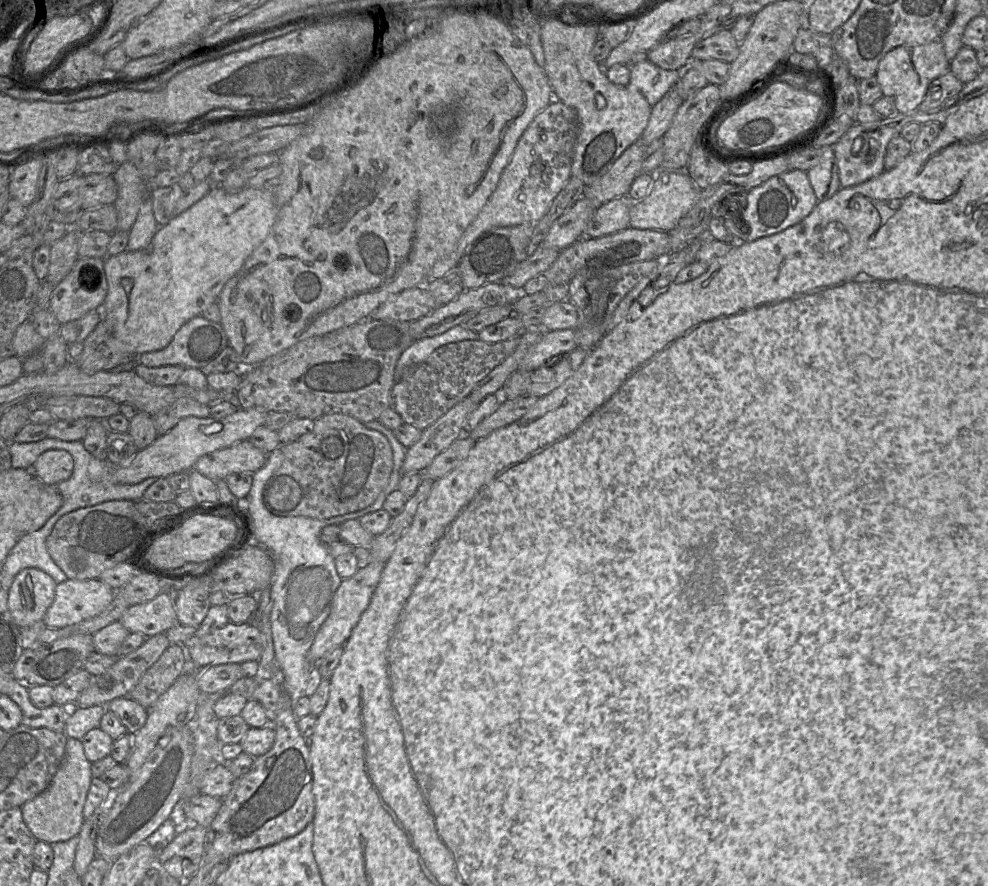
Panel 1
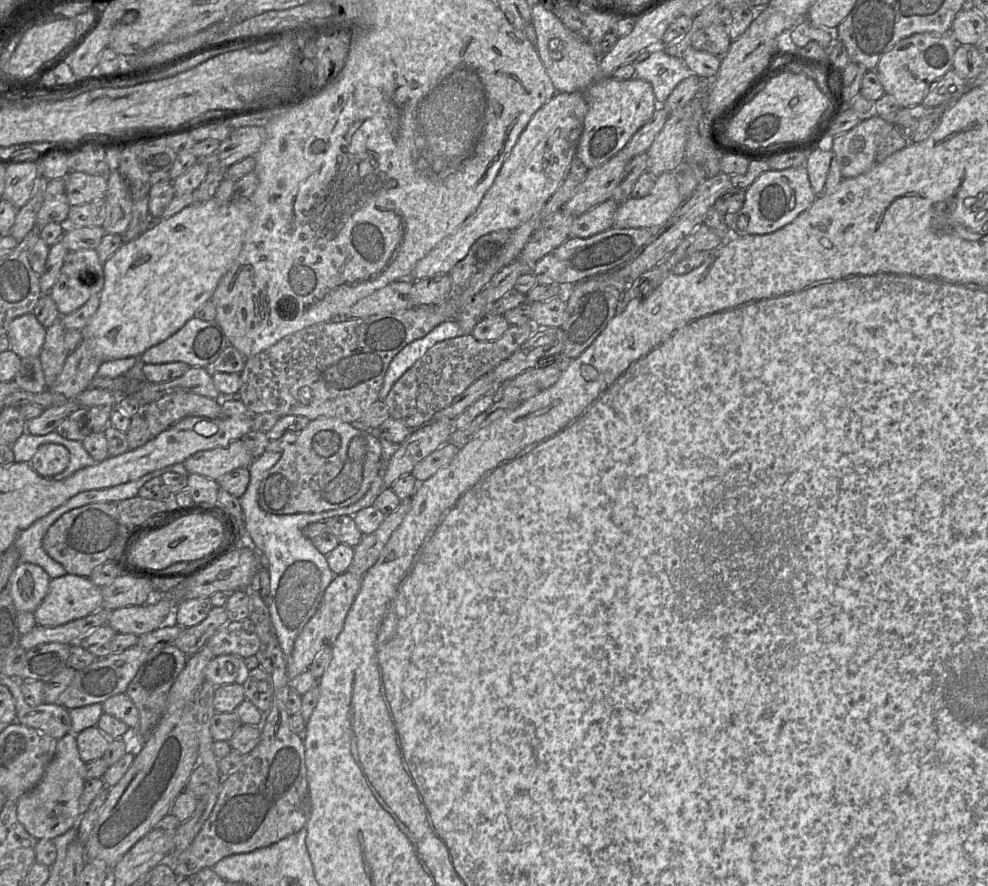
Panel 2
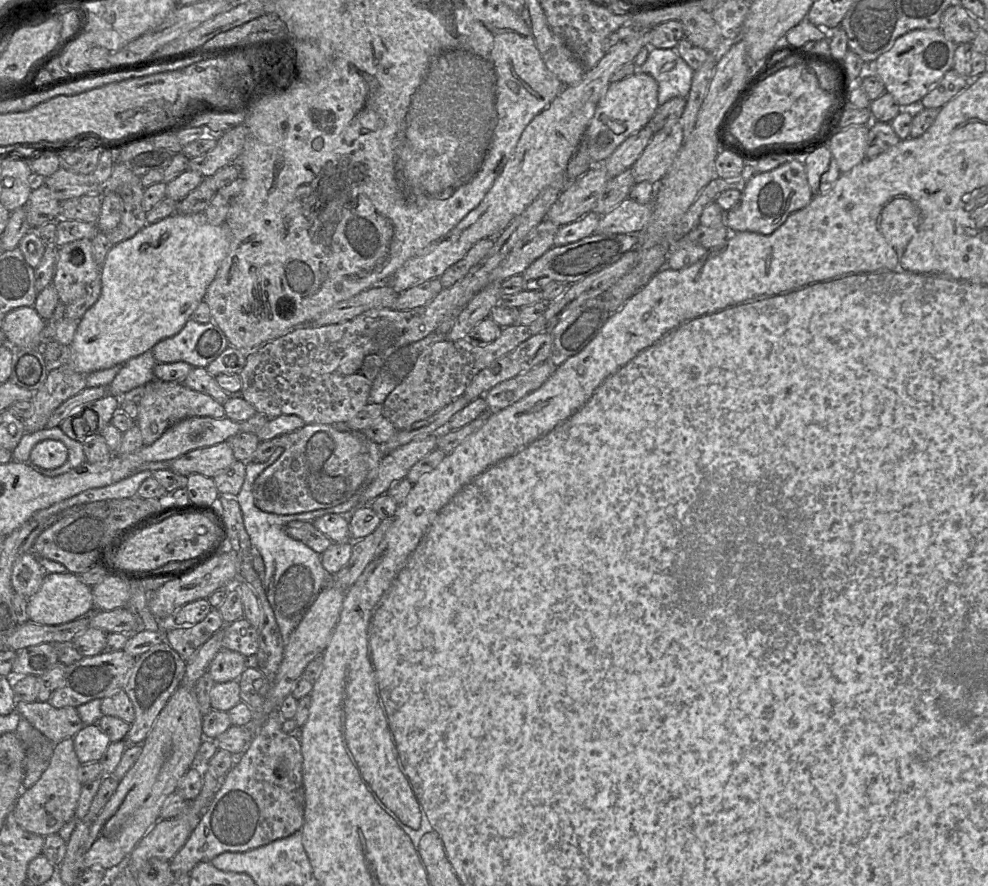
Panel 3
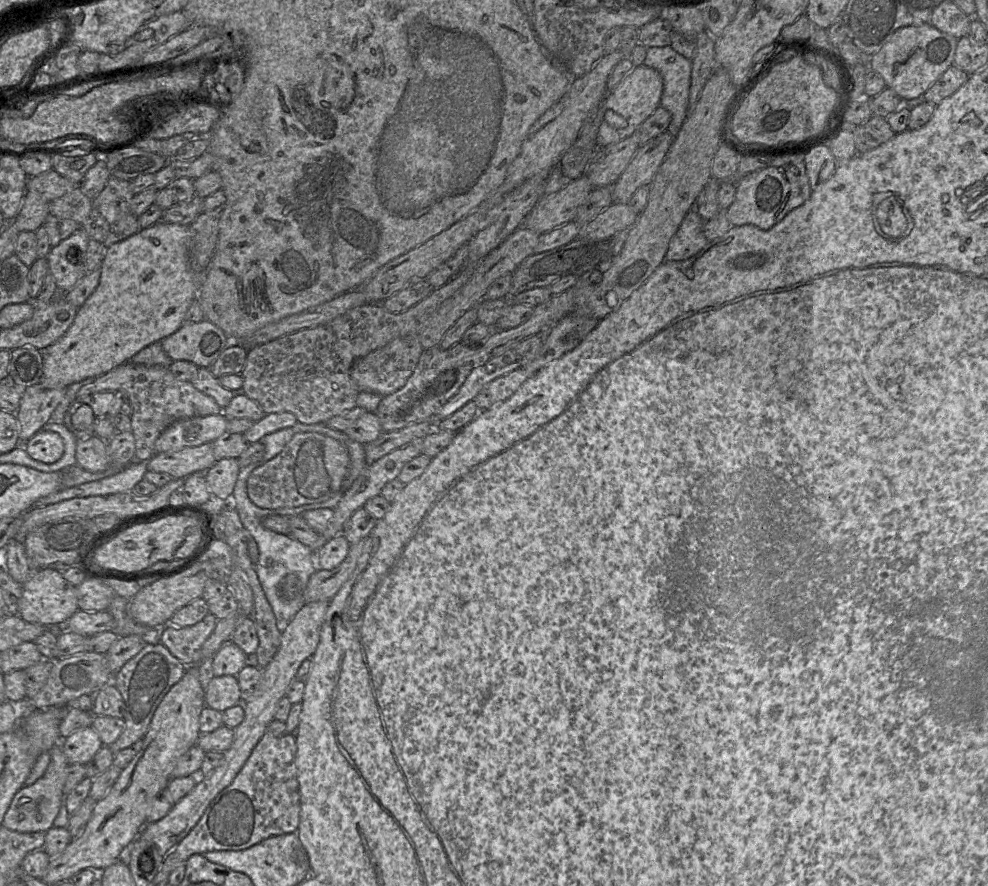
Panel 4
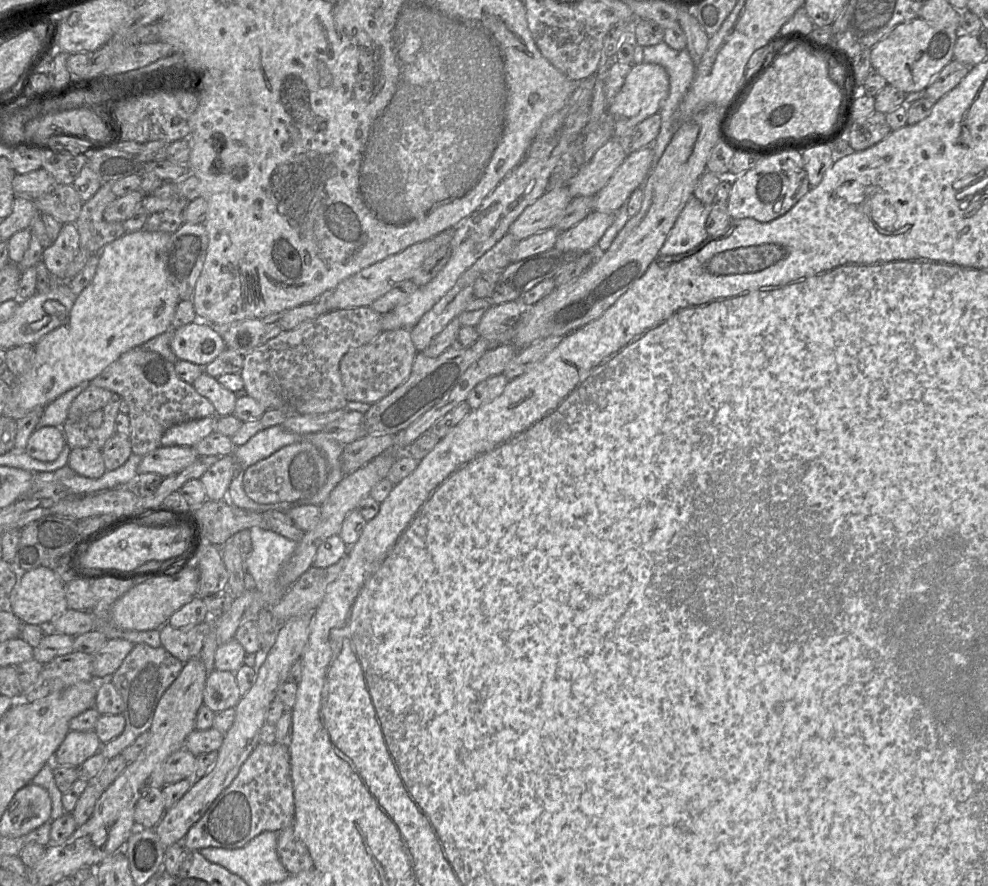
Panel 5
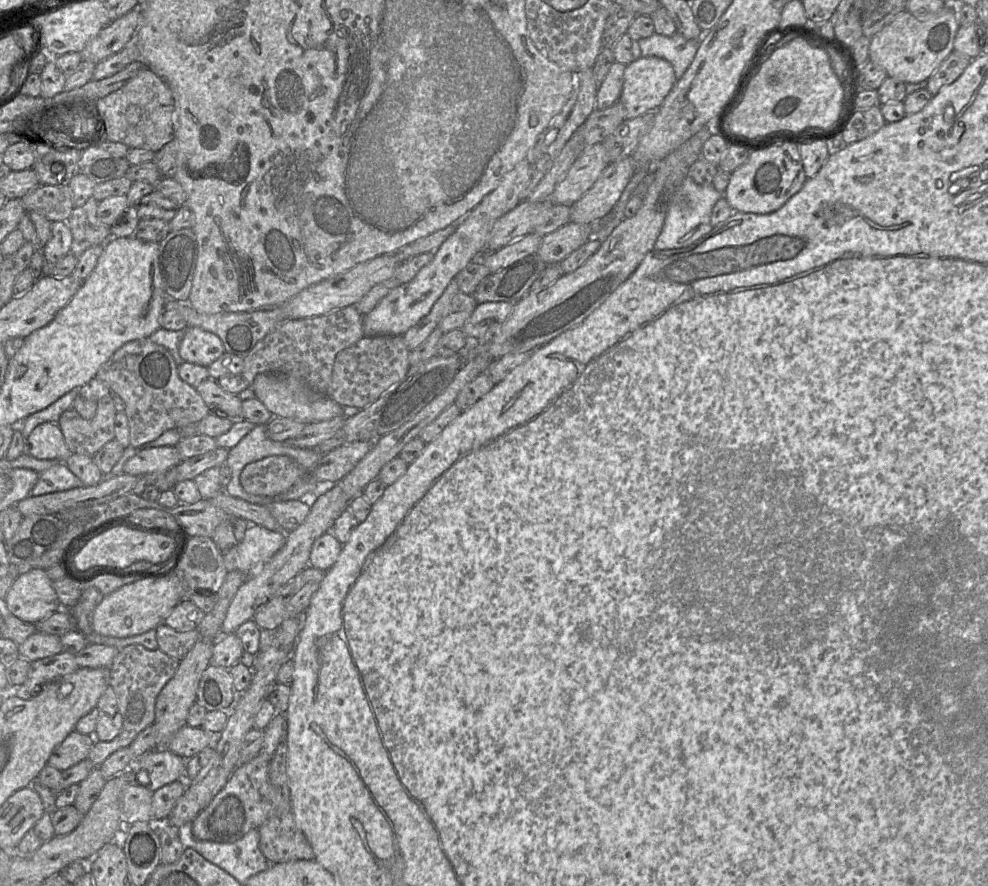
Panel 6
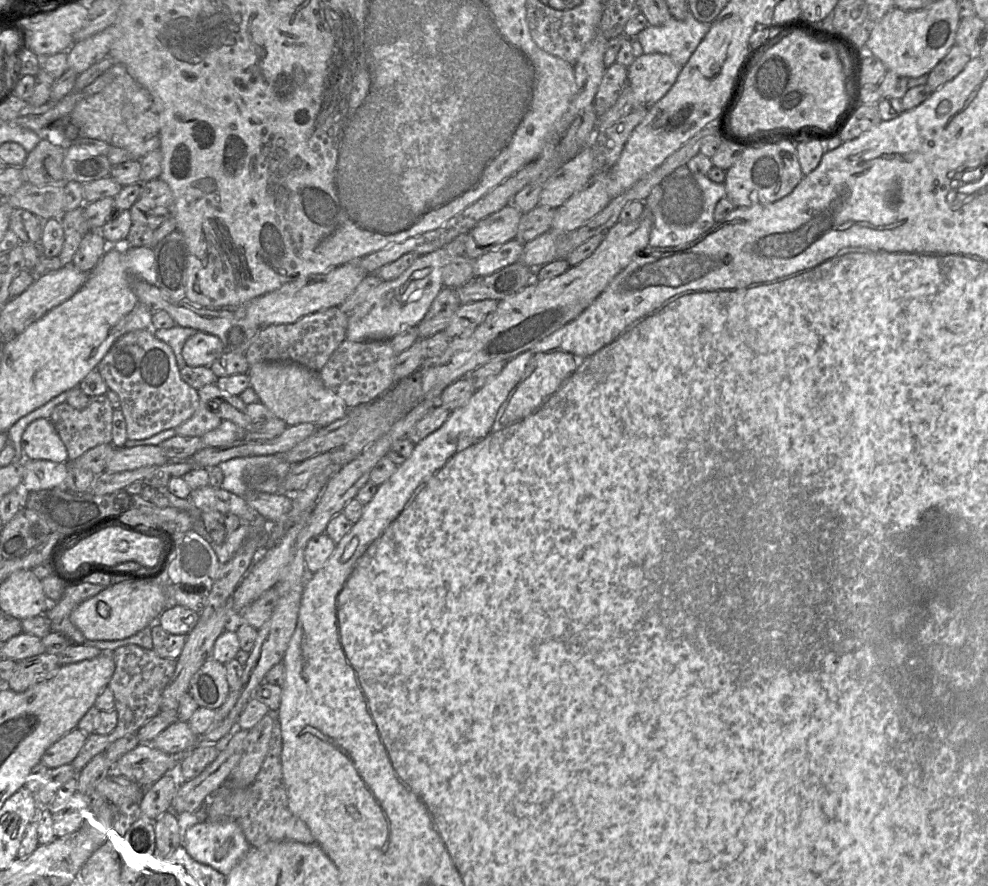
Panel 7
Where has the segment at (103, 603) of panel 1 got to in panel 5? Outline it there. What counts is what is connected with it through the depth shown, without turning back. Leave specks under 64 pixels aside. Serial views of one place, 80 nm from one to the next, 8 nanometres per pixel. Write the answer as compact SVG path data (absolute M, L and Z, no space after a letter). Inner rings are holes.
M38 567L19 575L17 585L7 598L7 607L22 623L49 626L50 623L68 609L65 584L53 569Z

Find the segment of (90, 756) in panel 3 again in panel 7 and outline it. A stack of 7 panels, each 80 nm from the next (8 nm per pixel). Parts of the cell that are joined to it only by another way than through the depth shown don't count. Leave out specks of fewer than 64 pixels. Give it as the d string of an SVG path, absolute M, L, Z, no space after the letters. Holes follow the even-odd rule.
M78 729L72 730L45 751L40 764L50 769L71 765L85 744L87 737L88 735Z

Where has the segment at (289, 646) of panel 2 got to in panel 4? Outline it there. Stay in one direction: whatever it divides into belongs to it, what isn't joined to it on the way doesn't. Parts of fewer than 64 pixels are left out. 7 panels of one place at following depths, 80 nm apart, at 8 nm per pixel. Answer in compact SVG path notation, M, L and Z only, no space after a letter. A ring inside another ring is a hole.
M297 422L292 427L283 428L262 437L259 442L264 445L263 457L259 461L240 469L230 500L231 505L239 514L243 526L249 531L257 543L259 549L259 560L255 565L255 570L266 598L275 615L277 627L281 633L286 629L297 612L306 604L304 591L311 575L317 570L316 552L291 536L266 529L262 525L262 520L268 516L302 516L304 511L315 510L318 508L334 509L341 498L335 497L324 503L305 504L298 507L277 509L260 508L250 500L247 494L246 483L249 475L255 468L278 455L291 438L299 432L325 433L325 424L301 424Z

